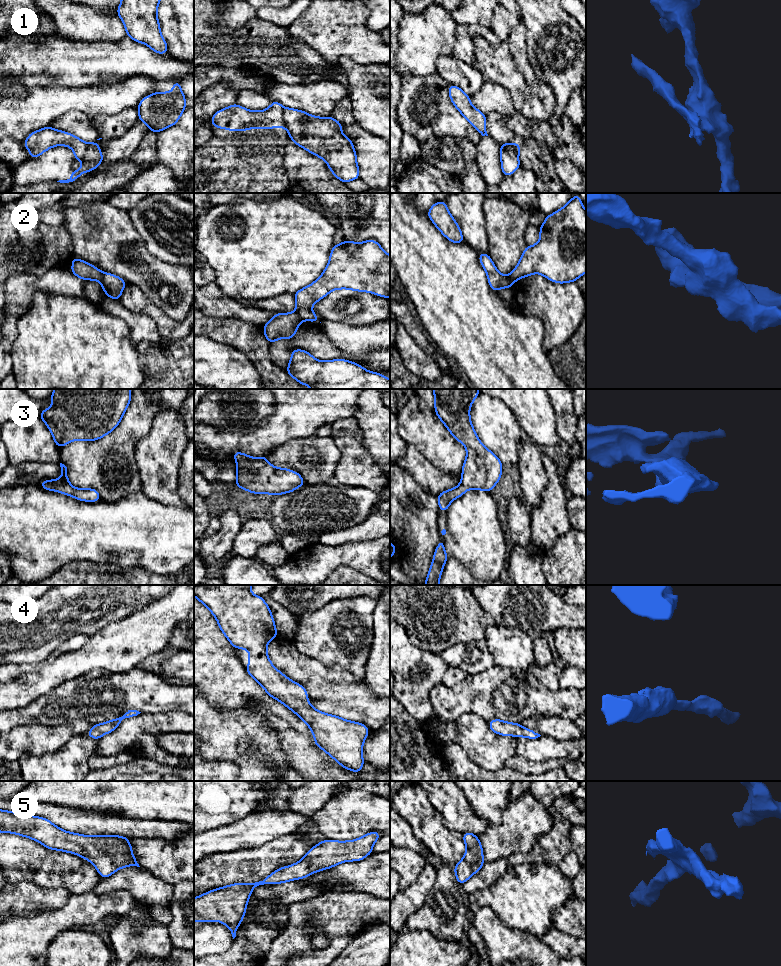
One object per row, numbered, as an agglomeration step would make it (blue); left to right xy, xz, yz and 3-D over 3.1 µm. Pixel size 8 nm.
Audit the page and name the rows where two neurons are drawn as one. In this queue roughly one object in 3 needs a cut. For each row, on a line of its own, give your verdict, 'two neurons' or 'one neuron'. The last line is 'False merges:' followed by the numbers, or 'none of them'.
1: two neurons
2: two neurons
3: one neuron
4: one neuron
5: one neuron
False merges: 1, 2

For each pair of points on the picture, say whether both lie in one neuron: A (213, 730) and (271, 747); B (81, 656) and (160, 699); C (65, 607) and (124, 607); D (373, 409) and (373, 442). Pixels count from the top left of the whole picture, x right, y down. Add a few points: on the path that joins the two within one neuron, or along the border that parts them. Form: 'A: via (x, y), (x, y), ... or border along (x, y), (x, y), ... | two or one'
A: via (227, 730), (254, 730), (257, 733) | one
B: border along (132, 668), (126, 671), (91, 670), (86, 674) | two
C: via (80, 607), (109, 607) | one
D: via (373, 417), (373, 434) | one

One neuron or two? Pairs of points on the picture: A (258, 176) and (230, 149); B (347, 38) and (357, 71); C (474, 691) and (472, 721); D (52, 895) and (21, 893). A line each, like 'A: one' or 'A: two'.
A: one
B: two
C: two
D: one

